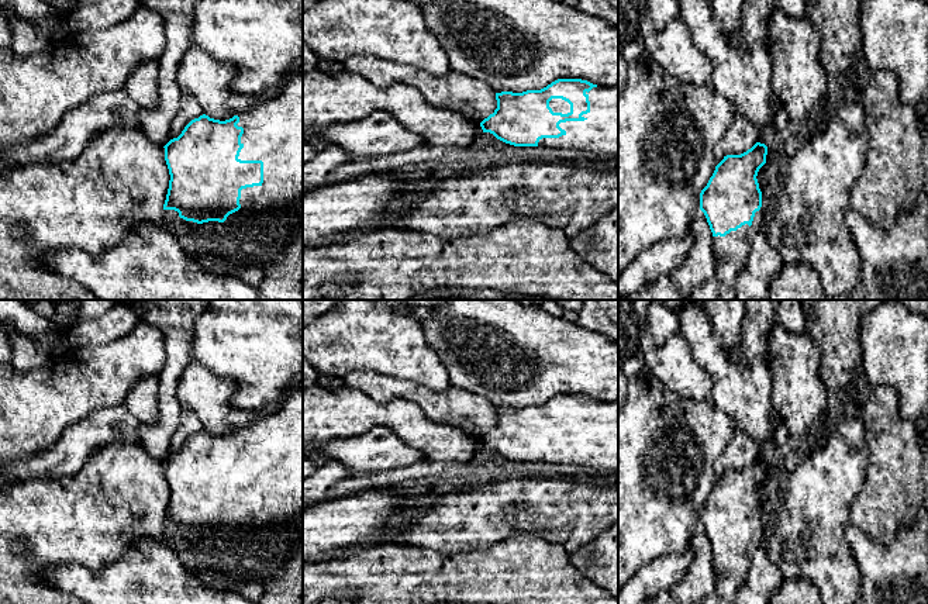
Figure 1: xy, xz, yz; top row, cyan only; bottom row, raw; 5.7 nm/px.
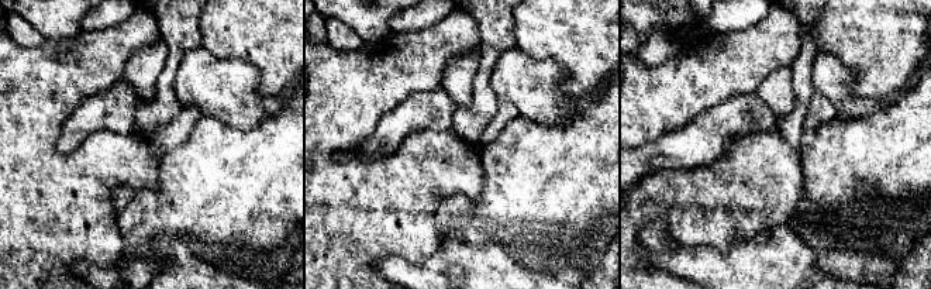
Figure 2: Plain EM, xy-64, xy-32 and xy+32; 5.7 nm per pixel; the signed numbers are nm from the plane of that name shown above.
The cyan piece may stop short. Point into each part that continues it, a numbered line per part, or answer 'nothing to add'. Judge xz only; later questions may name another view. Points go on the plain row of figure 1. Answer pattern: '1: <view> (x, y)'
1: xz (599, 449)

